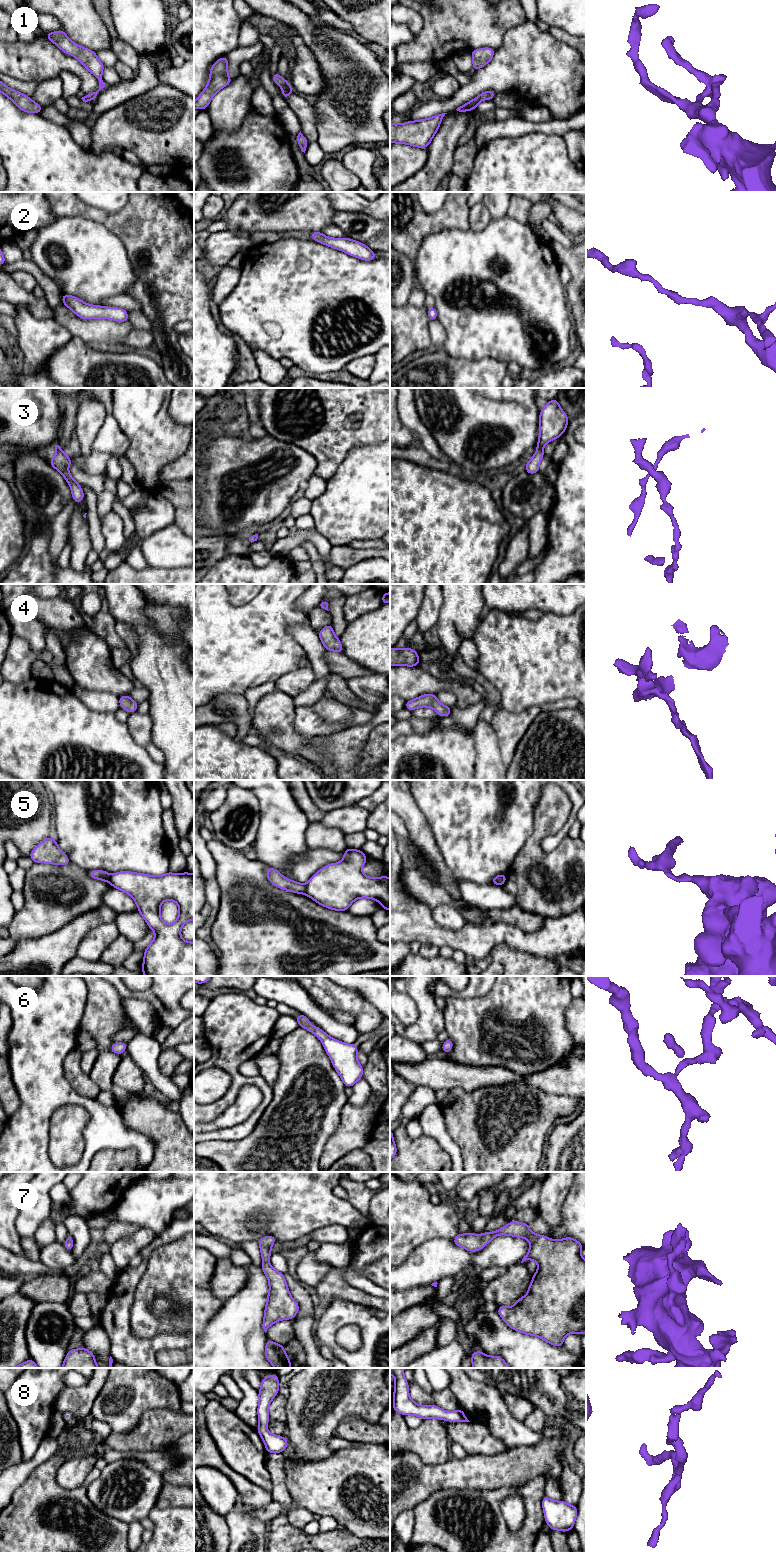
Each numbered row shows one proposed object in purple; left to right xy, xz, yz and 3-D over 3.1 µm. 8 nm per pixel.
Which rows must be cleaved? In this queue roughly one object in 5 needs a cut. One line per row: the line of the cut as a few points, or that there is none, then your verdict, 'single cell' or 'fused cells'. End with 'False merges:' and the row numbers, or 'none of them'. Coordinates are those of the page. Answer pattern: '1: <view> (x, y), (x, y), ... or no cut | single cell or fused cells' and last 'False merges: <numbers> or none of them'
1: no cut | single cell
2: no cut | single cell
3: no cut | single cell
4: no cut | single cell
5: xz (305, 885), (306, 893) | fused cells
6: no cut | single cell
7: no cut | single cell
8: no cut | single cell
False merges: 5

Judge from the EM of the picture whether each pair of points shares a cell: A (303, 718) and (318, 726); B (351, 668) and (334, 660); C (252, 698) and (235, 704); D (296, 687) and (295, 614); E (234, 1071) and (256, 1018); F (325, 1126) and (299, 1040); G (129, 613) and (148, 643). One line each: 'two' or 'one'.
A: one
B: one
C: two
D: two
E: one
F: one
G: two

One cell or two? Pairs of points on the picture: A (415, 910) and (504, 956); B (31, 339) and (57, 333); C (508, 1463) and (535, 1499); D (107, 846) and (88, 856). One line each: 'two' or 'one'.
A: two
B: one
C: two
D: one

